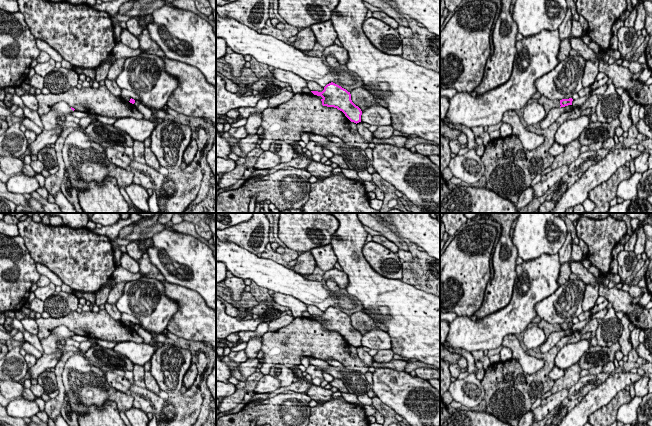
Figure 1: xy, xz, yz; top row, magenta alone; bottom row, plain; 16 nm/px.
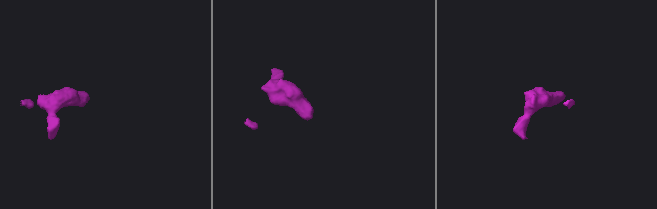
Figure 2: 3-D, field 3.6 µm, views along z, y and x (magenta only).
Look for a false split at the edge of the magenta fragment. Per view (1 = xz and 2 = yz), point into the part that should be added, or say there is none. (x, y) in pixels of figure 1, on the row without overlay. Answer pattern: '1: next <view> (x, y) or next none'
1: next none
2: next none

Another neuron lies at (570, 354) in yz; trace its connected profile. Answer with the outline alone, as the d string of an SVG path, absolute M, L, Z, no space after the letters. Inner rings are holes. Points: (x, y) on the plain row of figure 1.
M590 339L580 340L576 343L565 345L556 355L555 366L562 370L566 370L572 365L578 363L582 355L590 346Z

